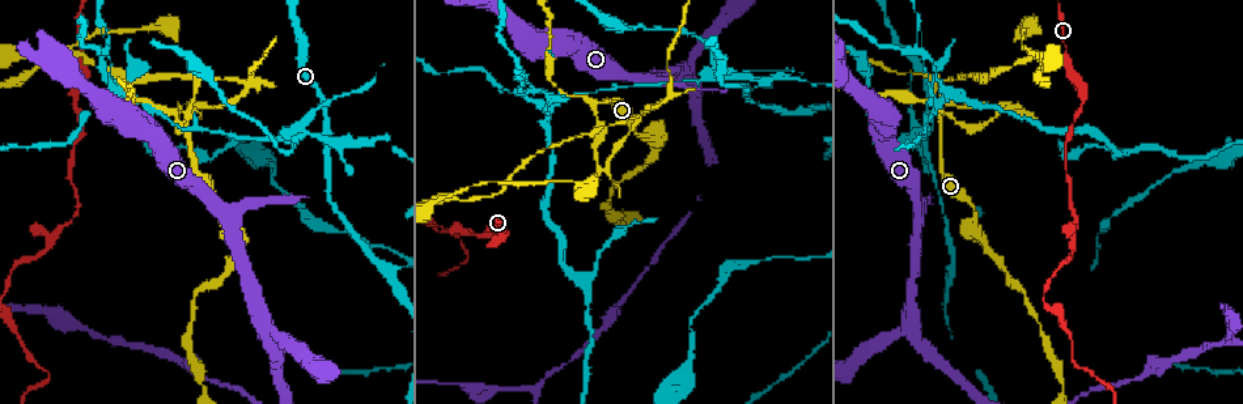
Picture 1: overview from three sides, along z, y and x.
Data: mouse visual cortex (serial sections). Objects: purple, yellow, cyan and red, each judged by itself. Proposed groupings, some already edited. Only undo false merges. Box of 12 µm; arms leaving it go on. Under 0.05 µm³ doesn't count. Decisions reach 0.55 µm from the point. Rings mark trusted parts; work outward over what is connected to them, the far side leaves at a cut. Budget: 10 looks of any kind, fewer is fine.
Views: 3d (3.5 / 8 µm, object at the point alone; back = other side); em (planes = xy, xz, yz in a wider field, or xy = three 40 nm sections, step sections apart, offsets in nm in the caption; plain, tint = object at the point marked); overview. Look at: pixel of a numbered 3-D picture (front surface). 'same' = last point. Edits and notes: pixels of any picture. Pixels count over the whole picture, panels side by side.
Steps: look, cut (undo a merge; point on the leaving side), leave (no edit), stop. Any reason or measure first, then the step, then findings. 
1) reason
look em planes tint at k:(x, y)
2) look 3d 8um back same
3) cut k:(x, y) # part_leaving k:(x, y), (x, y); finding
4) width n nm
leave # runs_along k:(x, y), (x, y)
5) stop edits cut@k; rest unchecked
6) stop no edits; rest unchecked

sharp bend
look 3d 3.5um at 1:(323, 145)

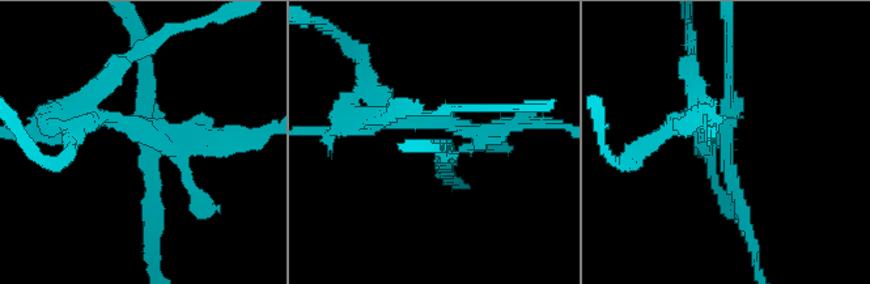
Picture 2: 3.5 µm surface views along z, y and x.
now the EM
look em xy step 3 tint at 2:(730, 148)

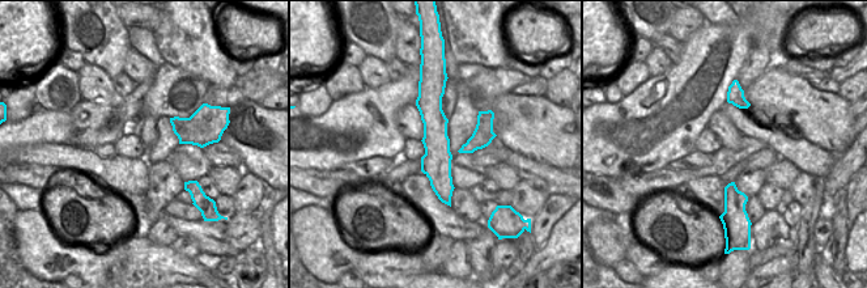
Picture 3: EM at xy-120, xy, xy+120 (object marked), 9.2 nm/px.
cut 2:(198, 122) # part_leaving 2:(164, 152), (185, 140), (100, 115); two cells meet here

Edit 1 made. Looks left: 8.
look overview

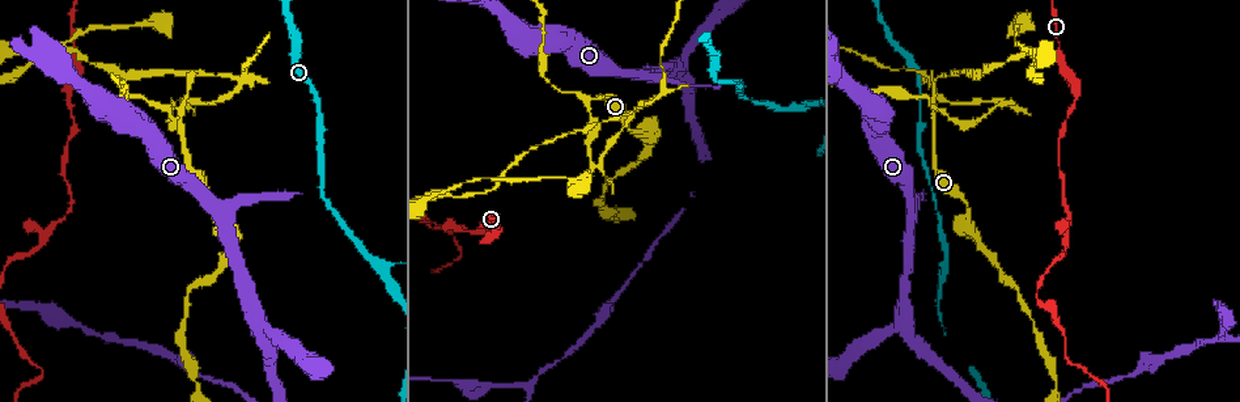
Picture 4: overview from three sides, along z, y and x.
a narrow waist
look 3d 8um at 4:(592, 100)

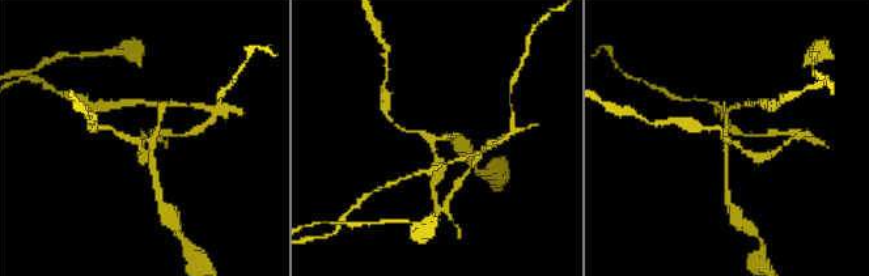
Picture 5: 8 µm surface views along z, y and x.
closer look
look 3d 3.5um at 5:(442, 138)

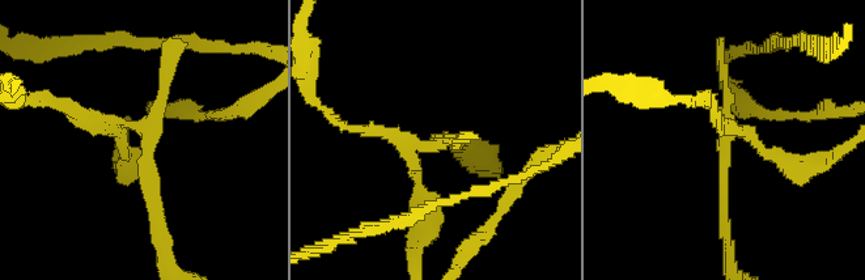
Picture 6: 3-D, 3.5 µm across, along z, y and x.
need the tissue
look em xy step 2 tint at 6:(732, 126)

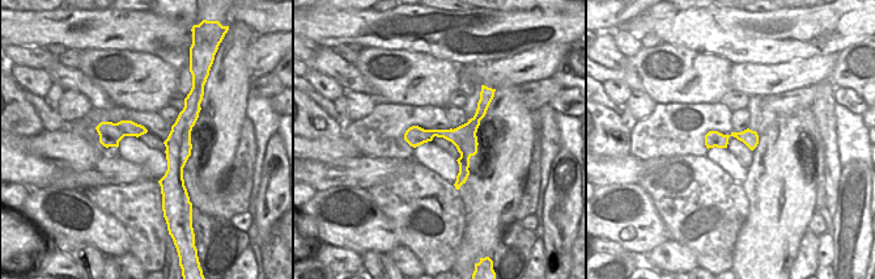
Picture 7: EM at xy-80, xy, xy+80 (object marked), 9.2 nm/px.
cut 6:(766, 152) # part_leaving 6:(730, 130), (788, 165), (821, 161); a second cell is stuck on

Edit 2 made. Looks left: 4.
a fork
look 3d 3.5um at 4:(467, 232)

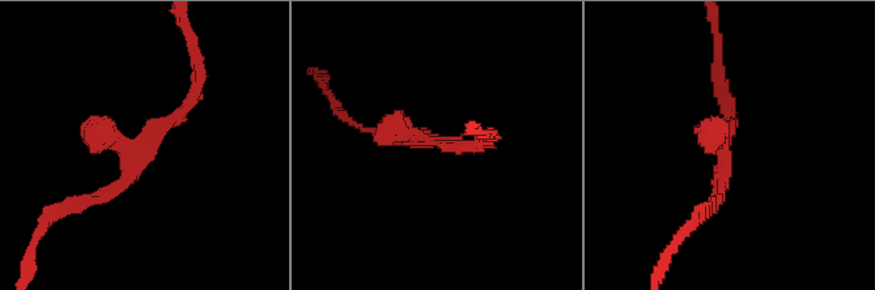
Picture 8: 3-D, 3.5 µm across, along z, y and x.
need the tissue
look em xy step 1 tint at 8:(438, 139)

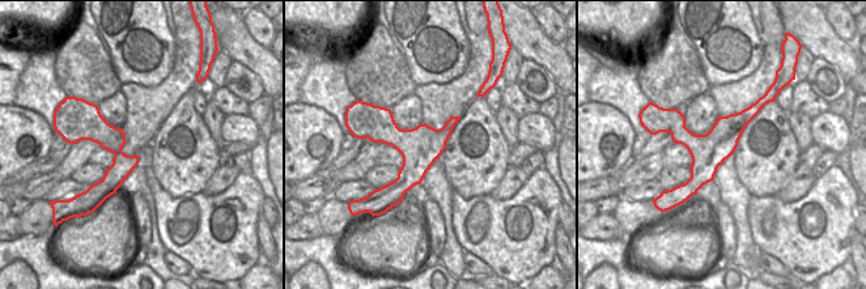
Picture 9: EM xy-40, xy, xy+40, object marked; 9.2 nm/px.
look em planes tint same

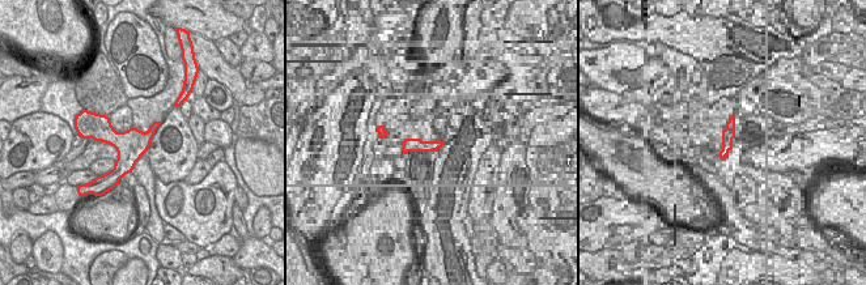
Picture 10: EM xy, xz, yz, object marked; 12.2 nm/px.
width 360 nm
leave # runs_along 8:(199, 79), (131, 171), (86, 199); continuous, no second cell

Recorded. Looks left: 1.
stop edits cut@2, cut@6; rest unchecked

